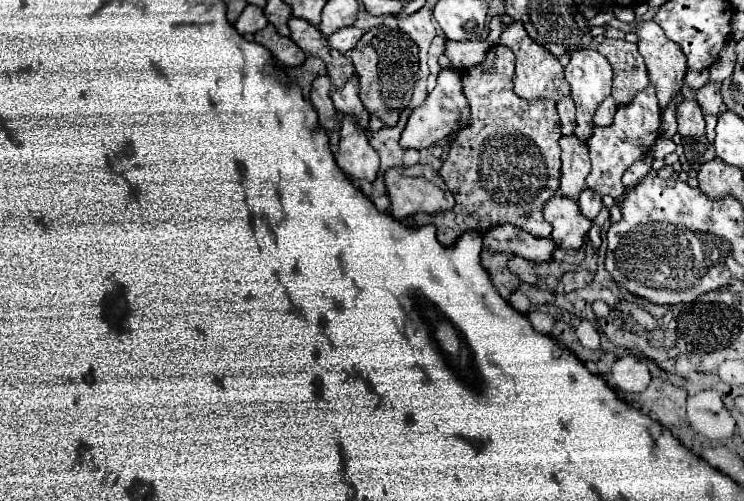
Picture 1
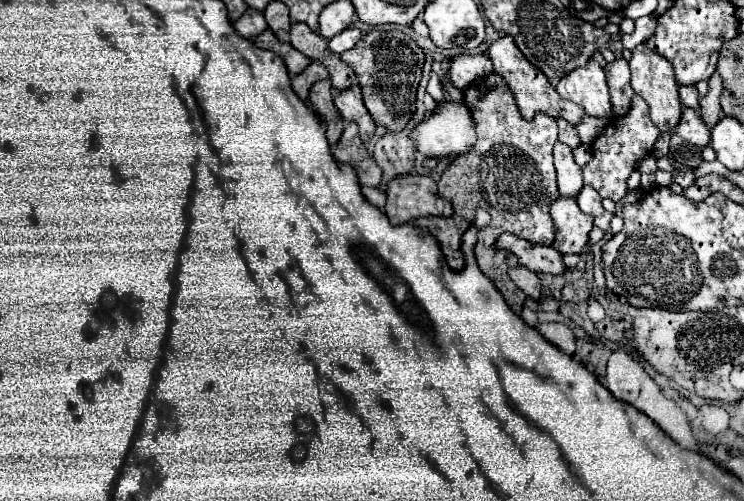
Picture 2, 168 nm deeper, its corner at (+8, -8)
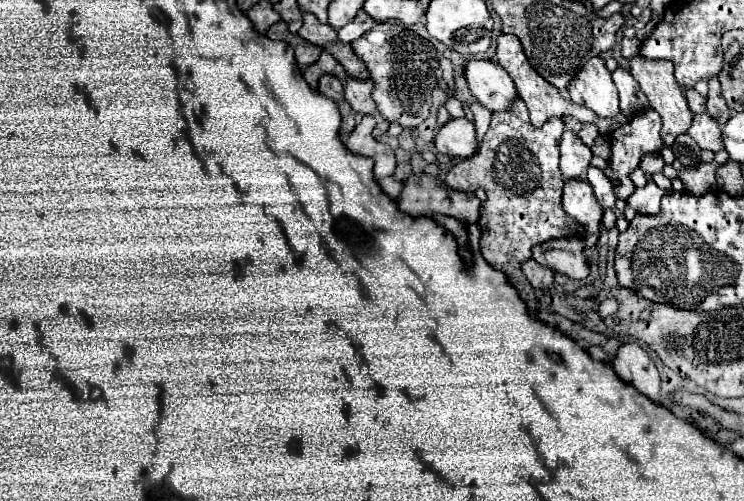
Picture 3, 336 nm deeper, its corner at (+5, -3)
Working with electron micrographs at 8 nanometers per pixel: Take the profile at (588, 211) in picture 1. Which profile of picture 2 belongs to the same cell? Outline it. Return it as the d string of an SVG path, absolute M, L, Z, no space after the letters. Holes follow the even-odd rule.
M584 186L582 188L582 192L578 194L578 198L576 198L576 202L578 202L578 206L580 206L580 210L584 212L584 214L588 214L588 216L600 216L602 212L604 212L604 208L602 208L602 198L598 196L598 192L594 192L594 188L590 188L590 186Z

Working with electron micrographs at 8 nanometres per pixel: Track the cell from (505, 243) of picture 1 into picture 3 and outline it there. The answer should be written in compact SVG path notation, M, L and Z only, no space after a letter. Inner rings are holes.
M579 237L553 239L533 247L533 259L571 279L585 279L591 271L589 271L589 261L583 255L583 249L585 243Z

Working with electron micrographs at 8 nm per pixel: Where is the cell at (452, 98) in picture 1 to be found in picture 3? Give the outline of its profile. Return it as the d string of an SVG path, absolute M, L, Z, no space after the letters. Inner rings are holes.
M465 117L451 119L437 133L435 147L439 153L449 157L461 157L461 159L471 157L479 147L475 139L475 125Z

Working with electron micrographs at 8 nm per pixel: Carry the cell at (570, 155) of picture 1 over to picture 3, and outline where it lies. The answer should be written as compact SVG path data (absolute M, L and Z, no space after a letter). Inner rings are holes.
M563 131L561 137L561 171L565 179L585 177L591 165L591 149L573 131Z

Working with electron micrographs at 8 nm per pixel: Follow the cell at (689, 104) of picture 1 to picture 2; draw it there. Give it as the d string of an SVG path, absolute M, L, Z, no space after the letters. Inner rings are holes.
M688 106L682 108L682 118L676 126L676 134L696 146L706 146L710 142L710 130L702 122L700 114Z

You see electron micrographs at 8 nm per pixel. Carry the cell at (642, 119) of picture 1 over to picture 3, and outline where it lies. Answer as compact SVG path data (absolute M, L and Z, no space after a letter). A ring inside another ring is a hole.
M647 109L645 113L637 113L627 125L611 133L613 155L609 159L609 165L621 179L621 185L617 185L619 199L627 199L635 191L629 173L639 167L641 157L645 153L659 153L663 149L659 131L661 131L659 113Z

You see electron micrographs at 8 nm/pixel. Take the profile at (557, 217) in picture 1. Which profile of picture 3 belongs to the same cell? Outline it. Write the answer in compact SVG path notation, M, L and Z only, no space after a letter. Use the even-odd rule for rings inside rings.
M569 179L563 187L563 207L573 219L577 219L587 229L587 247L595 245L599 237L603 209L593 195L591 183L587 179Z

